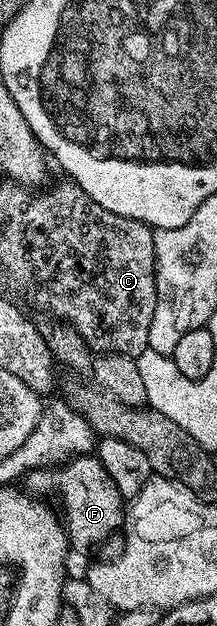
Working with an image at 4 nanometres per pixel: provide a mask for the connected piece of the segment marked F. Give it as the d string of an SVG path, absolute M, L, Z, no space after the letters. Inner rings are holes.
M91 454L79 455L57 466L55 469L39 467L26 475L27 494L33 497L48 497L51 491L60 494L60 507L64 531L68 534L69 544L80 551L88 551L121 530L126 500L118 493L118 485L110 481L100 460Z

